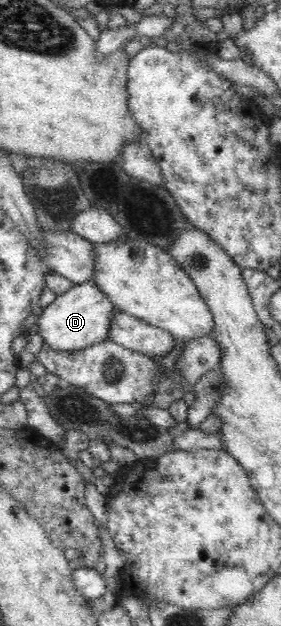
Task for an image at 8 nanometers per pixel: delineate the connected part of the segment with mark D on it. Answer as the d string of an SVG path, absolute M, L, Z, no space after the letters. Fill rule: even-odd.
M93 281L74 284L62 295L57 296L36 319L37 334L49 348L63 351L78 351L108 339L110 317L117 310L104 291Z

